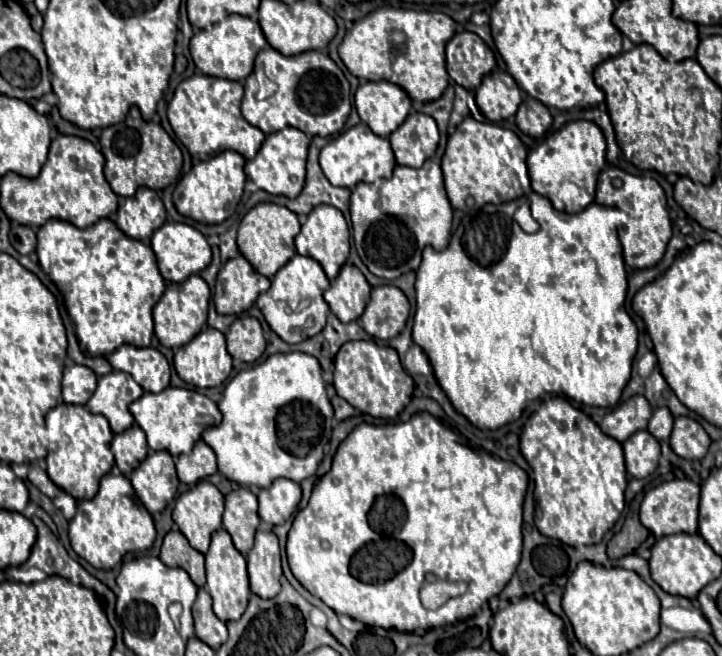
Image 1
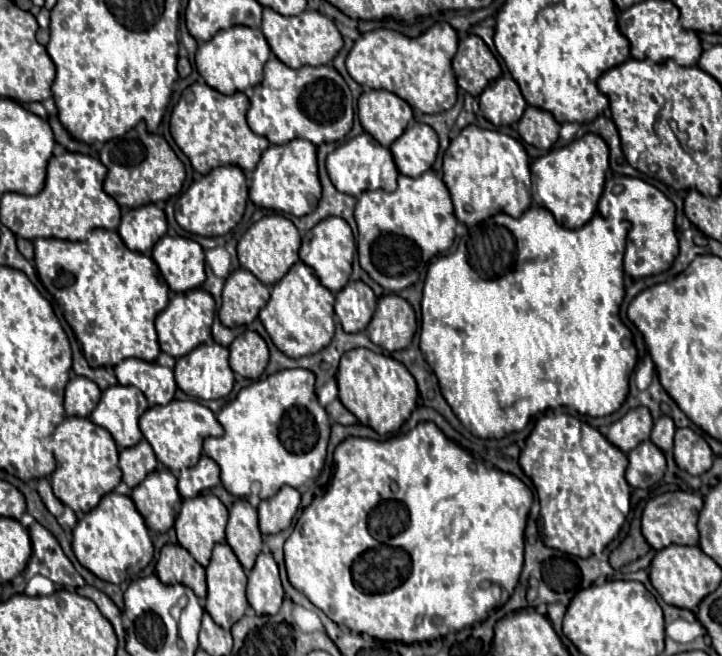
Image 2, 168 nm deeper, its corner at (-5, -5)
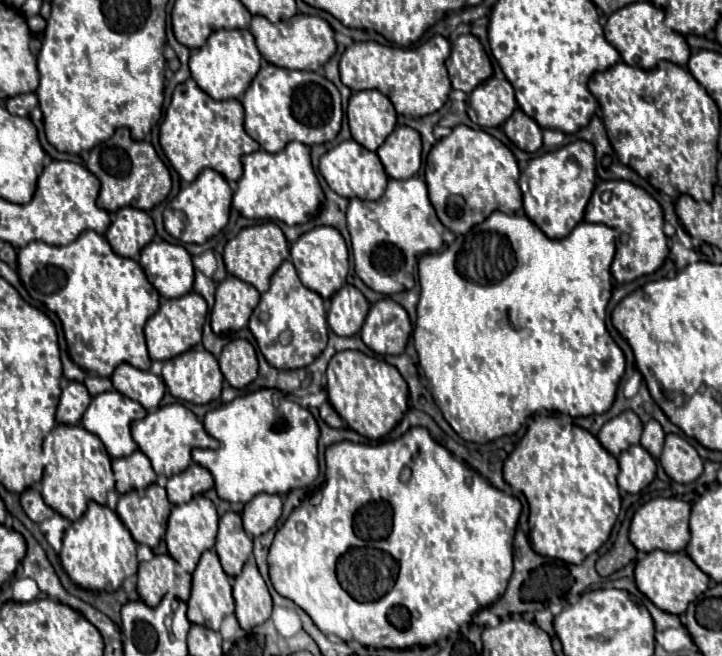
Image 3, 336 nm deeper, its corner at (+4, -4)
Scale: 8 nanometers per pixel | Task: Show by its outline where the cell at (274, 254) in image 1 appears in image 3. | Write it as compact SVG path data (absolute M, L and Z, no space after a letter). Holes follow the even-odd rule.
M272 222L256 224L256 226L240 230L240 234L226 244L222 256L224 256L226 270L232 276L252 284L258 292L266 292L268 284L270 284L270 276L288 258L288 242L276 224L272 224Z

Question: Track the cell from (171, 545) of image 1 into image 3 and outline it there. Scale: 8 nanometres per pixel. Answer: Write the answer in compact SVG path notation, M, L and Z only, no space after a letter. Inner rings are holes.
M158 554L148 562L140 562L138 566L138 598L144 600L150 608L160 604L166 594L176 596L178 600L190 598L192 576L178 566L168 554Z

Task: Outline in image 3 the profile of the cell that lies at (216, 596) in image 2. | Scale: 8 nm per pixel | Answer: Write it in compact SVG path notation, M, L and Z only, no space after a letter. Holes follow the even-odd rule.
M208 550L192 572L192 592L186 616L192 624L218 630L222 618L228 614L234 614L232 584L220 566L218 554Z

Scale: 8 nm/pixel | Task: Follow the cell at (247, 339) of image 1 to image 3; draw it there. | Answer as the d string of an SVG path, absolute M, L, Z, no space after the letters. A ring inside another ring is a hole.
M236 338L224 346L218 364L226 382L238 390L246 388L258 376L256 350L248 340L242 338Z

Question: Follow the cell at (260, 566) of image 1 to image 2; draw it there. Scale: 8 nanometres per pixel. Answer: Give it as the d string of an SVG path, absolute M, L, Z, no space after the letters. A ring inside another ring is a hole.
M271 553L257 555L255 567L249 571L247 599L259 615L273 615L279 611L283 601L283 585L279 567Z

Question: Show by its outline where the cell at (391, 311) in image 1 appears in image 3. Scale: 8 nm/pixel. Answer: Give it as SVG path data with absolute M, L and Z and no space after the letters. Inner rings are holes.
M392 300L376 302L362 326L362 342L380 356L402 354L412 332L410 318L400 304Z

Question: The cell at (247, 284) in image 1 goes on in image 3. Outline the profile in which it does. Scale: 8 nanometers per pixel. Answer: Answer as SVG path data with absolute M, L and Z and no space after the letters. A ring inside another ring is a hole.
M234 276L222 280L216 288L216 304L210 312L212 332L218 336L246 328L252 310L258 306L260 292Z

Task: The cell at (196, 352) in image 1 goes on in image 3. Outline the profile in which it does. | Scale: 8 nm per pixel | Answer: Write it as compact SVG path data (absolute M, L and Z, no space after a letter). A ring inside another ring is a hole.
M192 348L164 362L162 380L174 398L192 404L208 404L220 398L224 376L208 350Z

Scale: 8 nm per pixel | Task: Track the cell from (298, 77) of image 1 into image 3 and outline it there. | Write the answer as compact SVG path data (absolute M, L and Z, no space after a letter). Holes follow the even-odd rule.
M262 62L260 72L240 98L246 112L246 132L262 146L262 150L274 154L288 142L302 142L306 146L324 144L336 138L342 124L342 104L338 88L316 72L286 70Z

